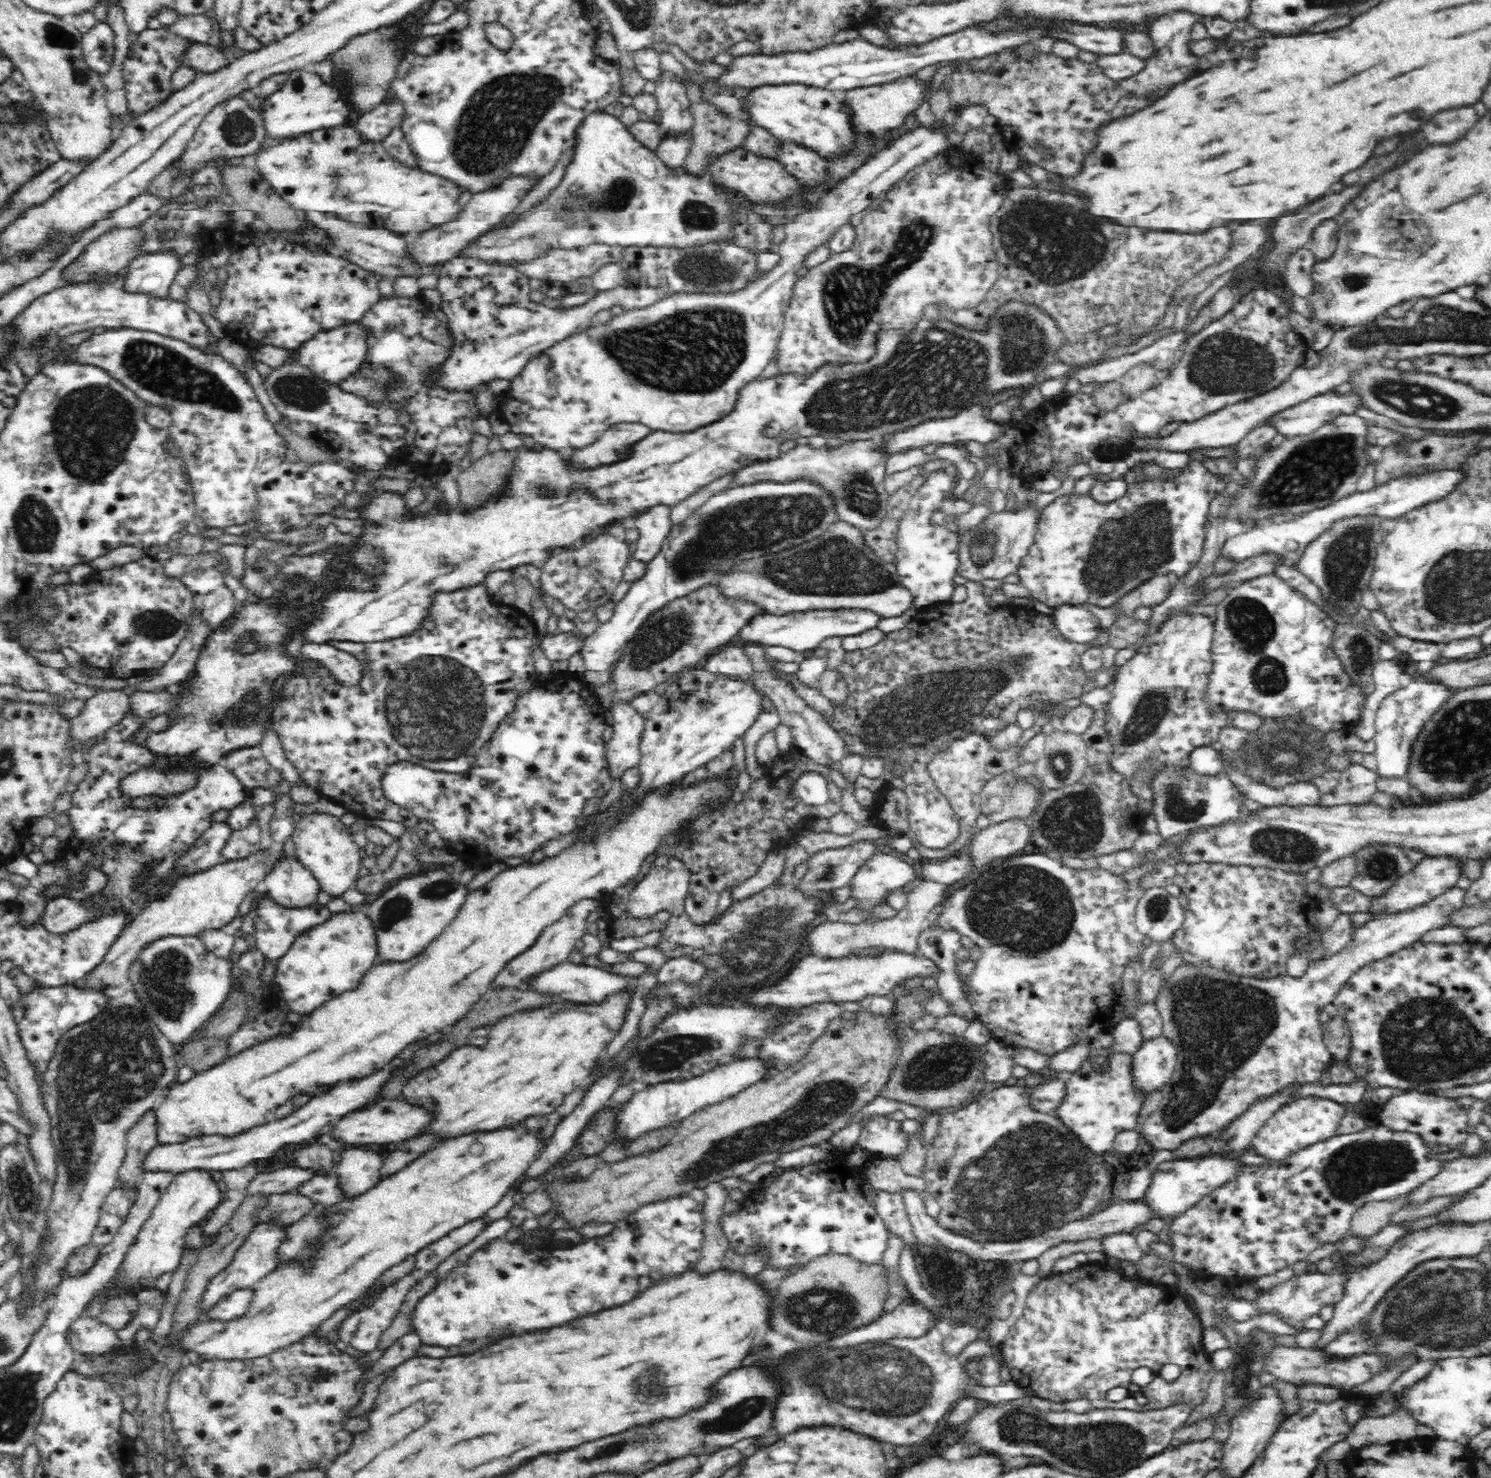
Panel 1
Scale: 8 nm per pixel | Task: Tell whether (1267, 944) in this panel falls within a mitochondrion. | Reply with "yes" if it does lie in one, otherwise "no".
no

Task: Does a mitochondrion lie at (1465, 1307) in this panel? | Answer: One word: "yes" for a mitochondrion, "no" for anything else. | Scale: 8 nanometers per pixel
yes

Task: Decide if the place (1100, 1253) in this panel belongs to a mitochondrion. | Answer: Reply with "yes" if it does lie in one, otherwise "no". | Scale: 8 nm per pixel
no

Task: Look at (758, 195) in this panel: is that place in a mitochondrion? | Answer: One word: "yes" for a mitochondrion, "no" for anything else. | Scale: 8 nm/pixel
no

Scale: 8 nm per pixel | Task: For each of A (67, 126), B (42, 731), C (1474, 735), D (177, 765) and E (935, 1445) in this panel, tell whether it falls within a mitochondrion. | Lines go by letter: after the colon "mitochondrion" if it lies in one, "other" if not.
A: other
B: other
C: mitochondrion
D: other
E: other

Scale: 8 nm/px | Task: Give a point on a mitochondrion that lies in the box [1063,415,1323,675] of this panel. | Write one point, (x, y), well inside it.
(1128, 548)

